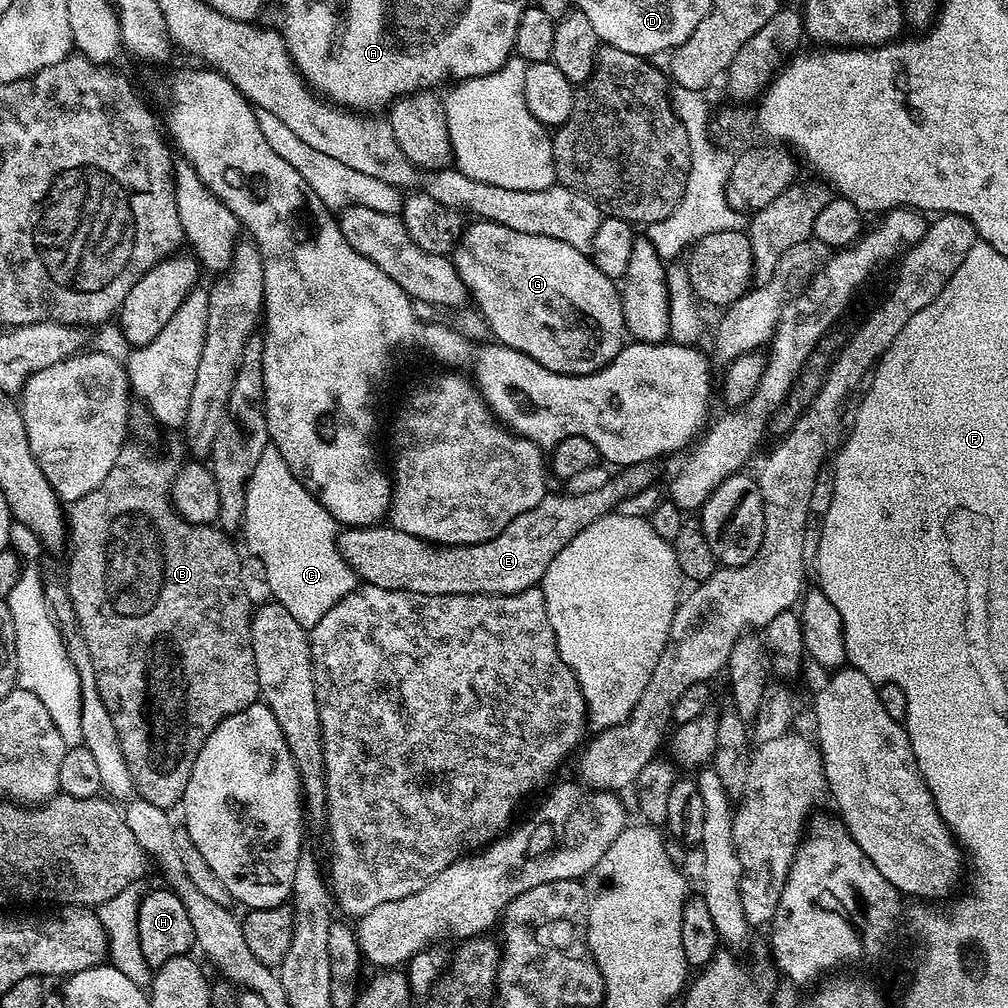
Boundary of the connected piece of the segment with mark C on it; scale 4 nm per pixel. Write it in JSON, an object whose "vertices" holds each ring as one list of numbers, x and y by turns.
{"vertices":[[275,446,262,450,246,490,242,537,264,567,271,599,286,606,305,630,311,630,330,606,358,587,356,571,344,561,336,544,337,535,336,519,302,486,290,466,286,466,286,458]]}

